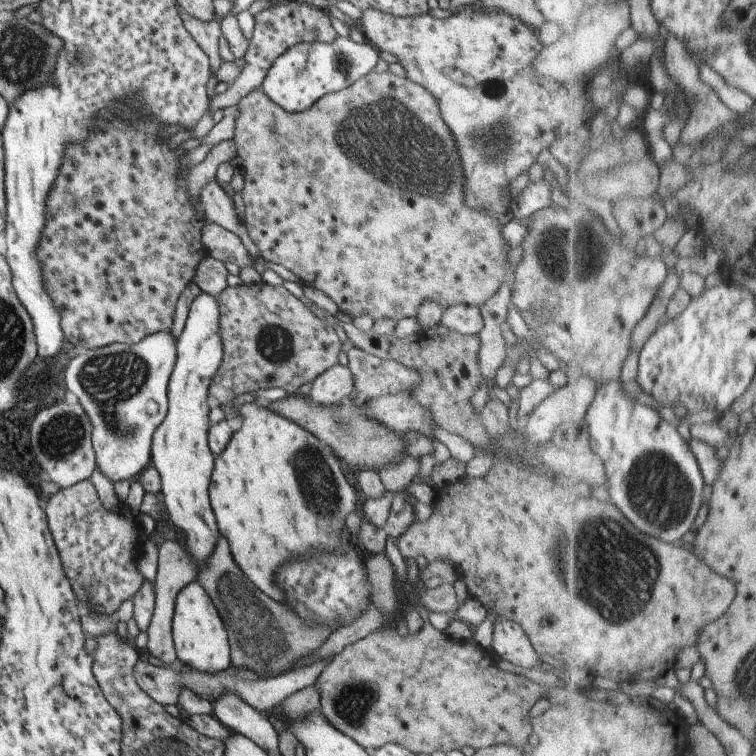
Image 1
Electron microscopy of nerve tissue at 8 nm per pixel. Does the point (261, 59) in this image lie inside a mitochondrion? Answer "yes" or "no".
no

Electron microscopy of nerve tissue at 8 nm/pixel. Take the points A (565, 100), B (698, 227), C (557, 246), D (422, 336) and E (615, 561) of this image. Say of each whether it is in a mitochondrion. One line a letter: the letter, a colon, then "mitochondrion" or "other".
A: other
B: other
C: mitochondrion
D: other
E: mitochondrion

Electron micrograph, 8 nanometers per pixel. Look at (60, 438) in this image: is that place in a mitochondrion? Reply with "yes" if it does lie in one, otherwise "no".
yes

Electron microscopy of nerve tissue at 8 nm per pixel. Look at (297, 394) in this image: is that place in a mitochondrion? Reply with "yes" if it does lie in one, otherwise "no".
no

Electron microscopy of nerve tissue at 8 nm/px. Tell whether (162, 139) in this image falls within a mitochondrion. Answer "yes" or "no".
no

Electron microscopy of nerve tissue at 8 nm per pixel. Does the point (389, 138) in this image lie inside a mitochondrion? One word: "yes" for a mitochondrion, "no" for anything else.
yes

